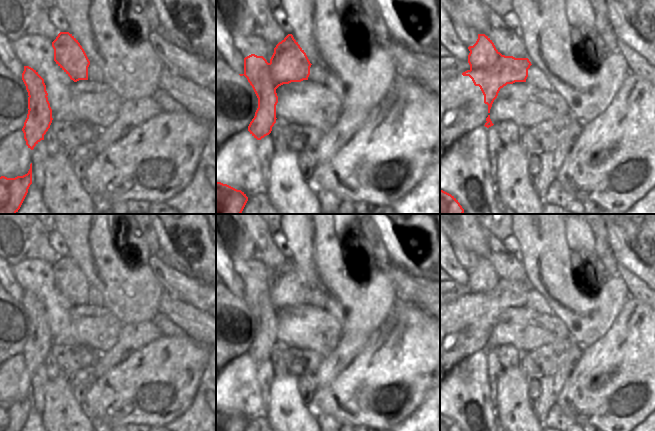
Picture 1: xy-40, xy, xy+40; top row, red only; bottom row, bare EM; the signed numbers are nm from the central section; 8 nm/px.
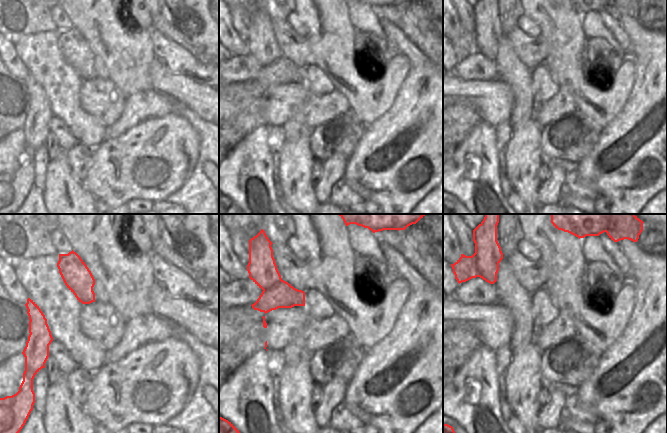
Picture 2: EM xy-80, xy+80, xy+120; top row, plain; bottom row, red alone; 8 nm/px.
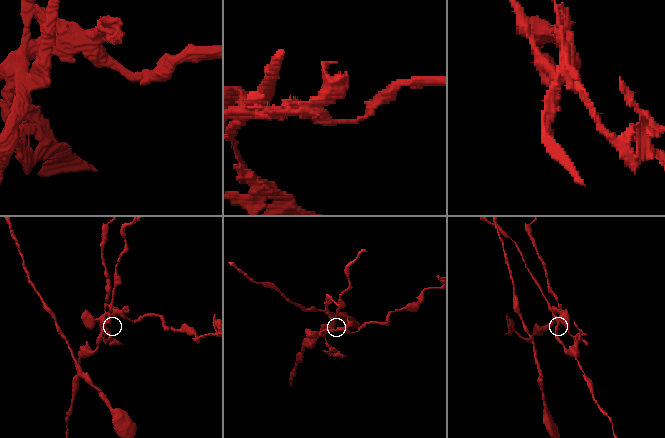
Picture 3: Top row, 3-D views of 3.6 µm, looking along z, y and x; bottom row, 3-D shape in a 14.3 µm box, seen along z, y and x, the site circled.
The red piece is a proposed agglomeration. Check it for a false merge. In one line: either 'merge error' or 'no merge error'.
merge error

